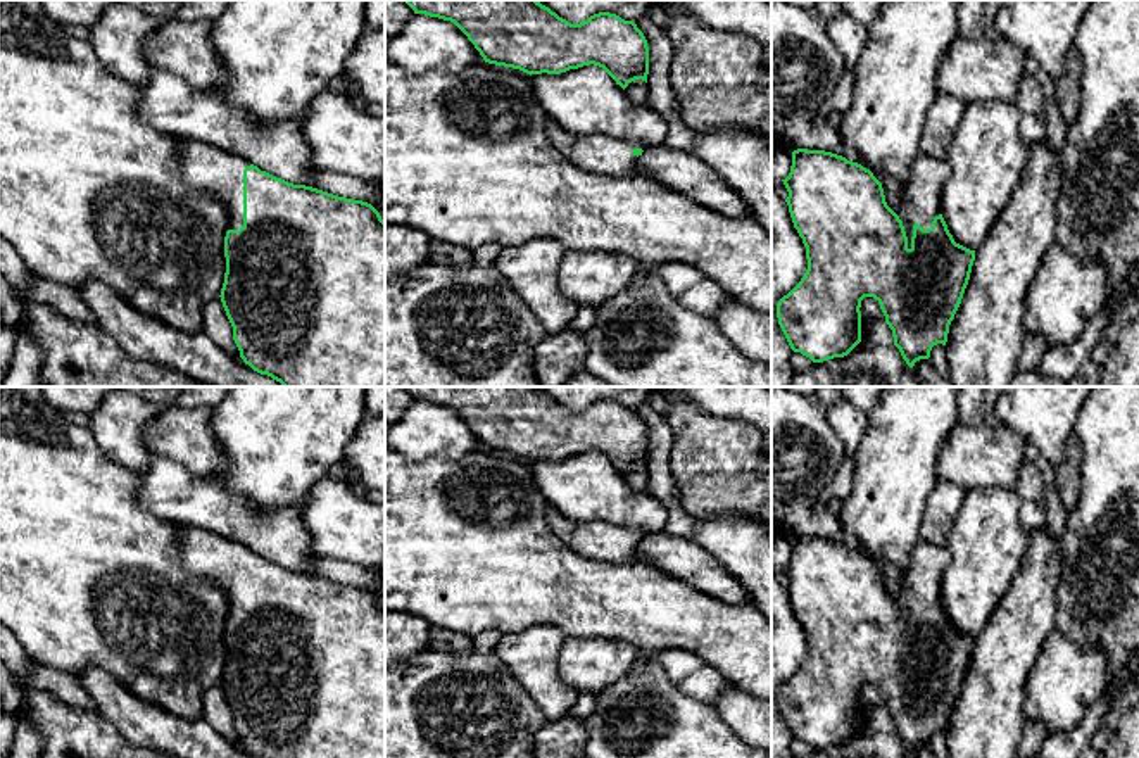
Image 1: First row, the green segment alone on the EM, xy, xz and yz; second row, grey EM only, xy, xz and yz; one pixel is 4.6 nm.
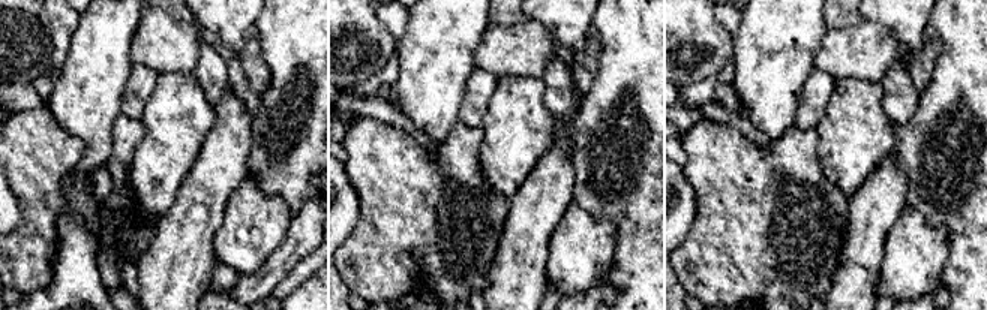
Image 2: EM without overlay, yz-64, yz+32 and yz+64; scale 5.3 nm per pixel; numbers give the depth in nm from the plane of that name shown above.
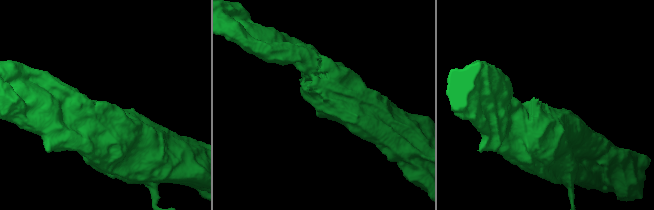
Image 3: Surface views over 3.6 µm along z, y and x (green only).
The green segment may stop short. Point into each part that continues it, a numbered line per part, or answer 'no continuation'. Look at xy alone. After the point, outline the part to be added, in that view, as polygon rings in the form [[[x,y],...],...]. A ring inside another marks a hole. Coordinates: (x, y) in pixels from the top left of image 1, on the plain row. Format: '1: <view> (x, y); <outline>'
1: xy (204, 553); [[[178,523],[178,546],[183,566],[223,587],[228,616],[243,613],[243,556],[250,549],[207,528]]]

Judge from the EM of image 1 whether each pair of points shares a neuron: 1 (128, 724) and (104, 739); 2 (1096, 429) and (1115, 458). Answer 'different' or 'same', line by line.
1: different
2: same

